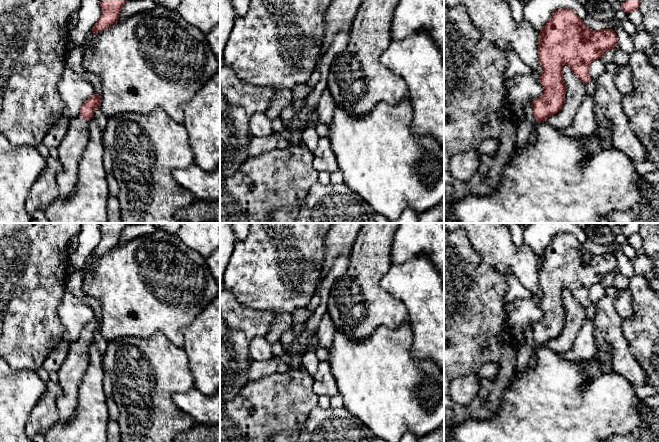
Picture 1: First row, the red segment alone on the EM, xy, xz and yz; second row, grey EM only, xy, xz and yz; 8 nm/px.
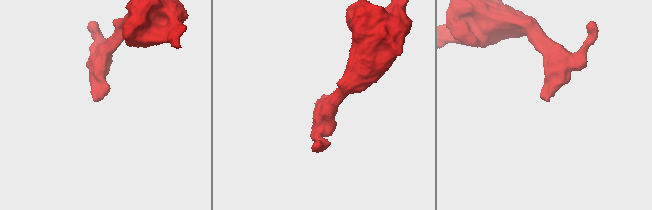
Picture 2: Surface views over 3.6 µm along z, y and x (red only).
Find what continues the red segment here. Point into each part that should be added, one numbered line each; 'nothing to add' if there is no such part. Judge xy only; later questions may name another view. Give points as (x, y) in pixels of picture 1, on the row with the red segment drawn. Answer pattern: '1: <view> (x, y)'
1: xy (71, 148)

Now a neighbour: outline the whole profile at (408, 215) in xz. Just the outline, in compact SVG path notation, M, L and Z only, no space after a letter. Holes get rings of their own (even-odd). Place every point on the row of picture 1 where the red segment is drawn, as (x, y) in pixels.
M404 209L399 217L390 223L417 223L418 214L412 209Z

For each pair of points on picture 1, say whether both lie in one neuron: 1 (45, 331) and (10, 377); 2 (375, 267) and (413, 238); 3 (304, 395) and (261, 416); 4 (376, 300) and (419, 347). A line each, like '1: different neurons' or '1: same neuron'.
1: different neurons
2: different neurons
3: same neuron
4: different neurons

